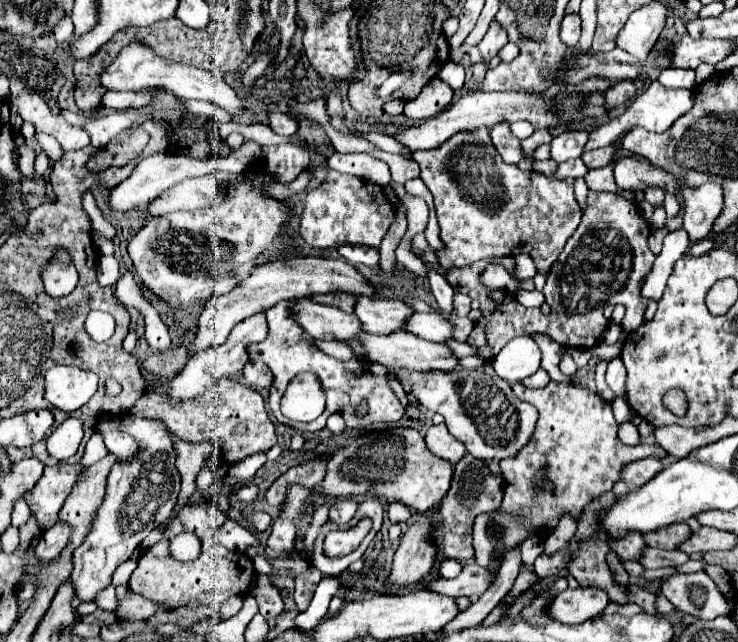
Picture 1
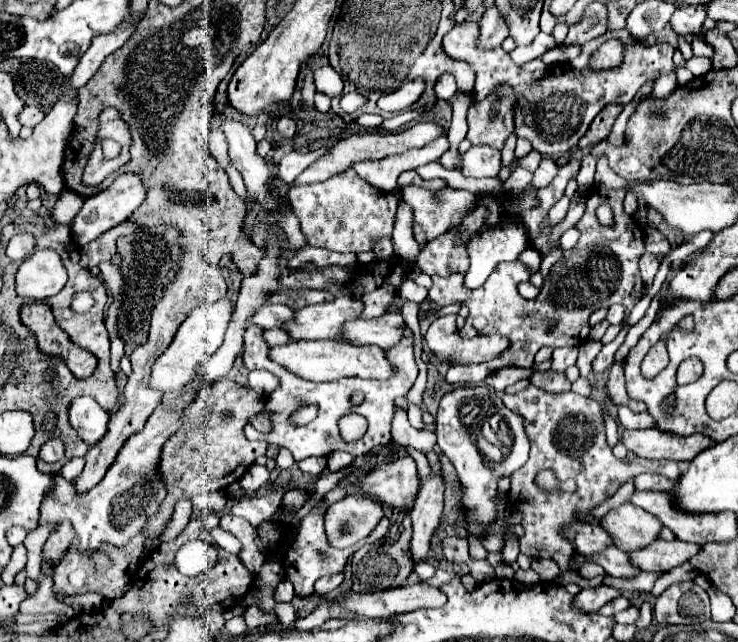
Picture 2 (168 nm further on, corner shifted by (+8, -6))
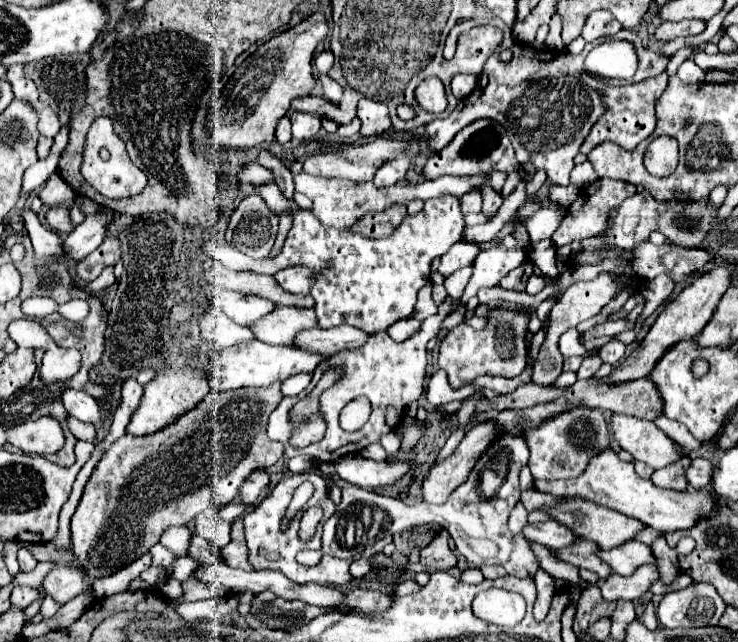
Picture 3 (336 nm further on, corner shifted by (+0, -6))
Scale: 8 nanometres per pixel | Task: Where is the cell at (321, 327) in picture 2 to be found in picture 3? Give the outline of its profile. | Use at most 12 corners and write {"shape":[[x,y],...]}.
{"shape":[[283,306],[249,324],[255,340],[289,346],[317,326],[313,308]]}

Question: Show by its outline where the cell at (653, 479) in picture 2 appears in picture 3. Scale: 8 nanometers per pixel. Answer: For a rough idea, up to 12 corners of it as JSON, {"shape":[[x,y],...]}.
{"shape":[[685,456],[661,470],[655,470],[653,484],[671,490],[685,490]]}

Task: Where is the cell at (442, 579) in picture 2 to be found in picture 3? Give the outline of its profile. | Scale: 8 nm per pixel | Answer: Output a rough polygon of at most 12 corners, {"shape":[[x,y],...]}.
{"shape":[[401,580],[395,596],[405,596],[421,590],[413,580]]}

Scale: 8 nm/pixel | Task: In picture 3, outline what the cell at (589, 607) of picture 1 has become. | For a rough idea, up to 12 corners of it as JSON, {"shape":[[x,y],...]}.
{"shape":[[645,564],[627,578],[611,574],[605,600],[637,600],[661,576]]}

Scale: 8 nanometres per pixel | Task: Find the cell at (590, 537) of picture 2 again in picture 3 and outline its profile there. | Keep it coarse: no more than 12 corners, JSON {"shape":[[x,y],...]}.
{"shape":[[553,520],[527,524],[523,536],[549,550],[575,540]]}

